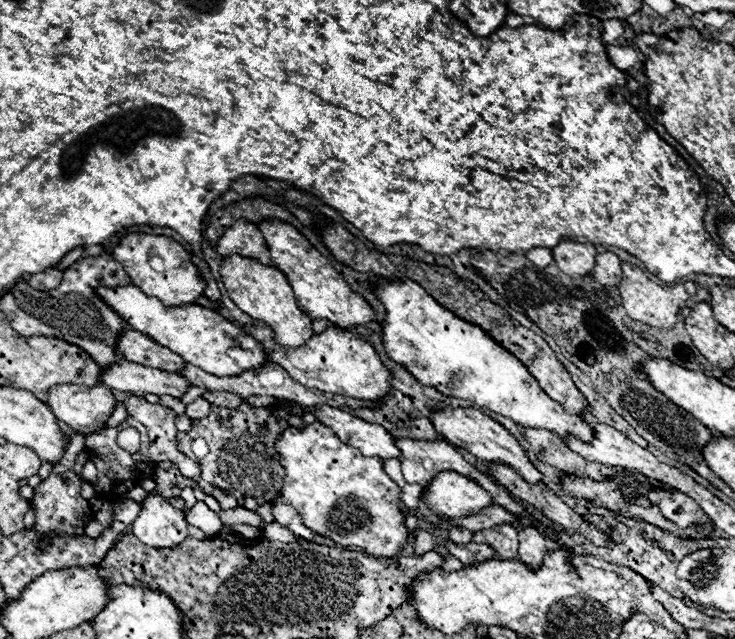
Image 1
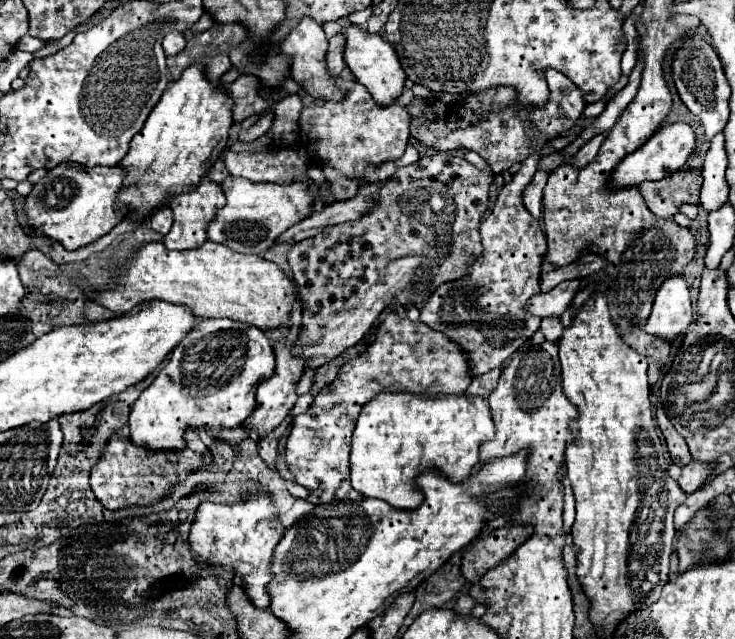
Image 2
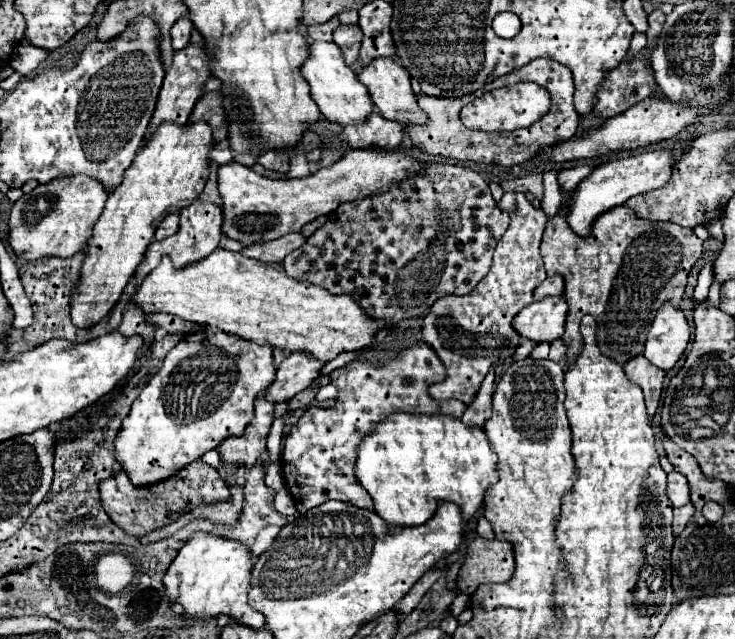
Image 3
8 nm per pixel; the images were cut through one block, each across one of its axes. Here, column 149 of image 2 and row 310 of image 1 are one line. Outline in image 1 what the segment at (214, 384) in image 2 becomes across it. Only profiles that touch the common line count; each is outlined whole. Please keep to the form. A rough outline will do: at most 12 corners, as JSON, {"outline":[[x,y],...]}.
{"outline":[[378,280],[384,348],[422,384],[590,442],[480,326]]}

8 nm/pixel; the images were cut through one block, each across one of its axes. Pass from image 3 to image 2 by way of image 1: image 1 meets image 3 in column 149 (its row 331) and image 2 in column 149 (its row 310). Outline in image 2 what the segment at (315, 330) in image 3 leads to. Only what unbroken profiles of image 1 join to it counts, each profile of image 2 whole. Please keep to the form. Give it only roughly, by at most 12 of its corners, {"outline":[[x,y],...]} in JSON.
{"outline":[[150,242],[114,312],[182,304],[198,318],[290,328],[300,302],[278,264],[206,242]]}

